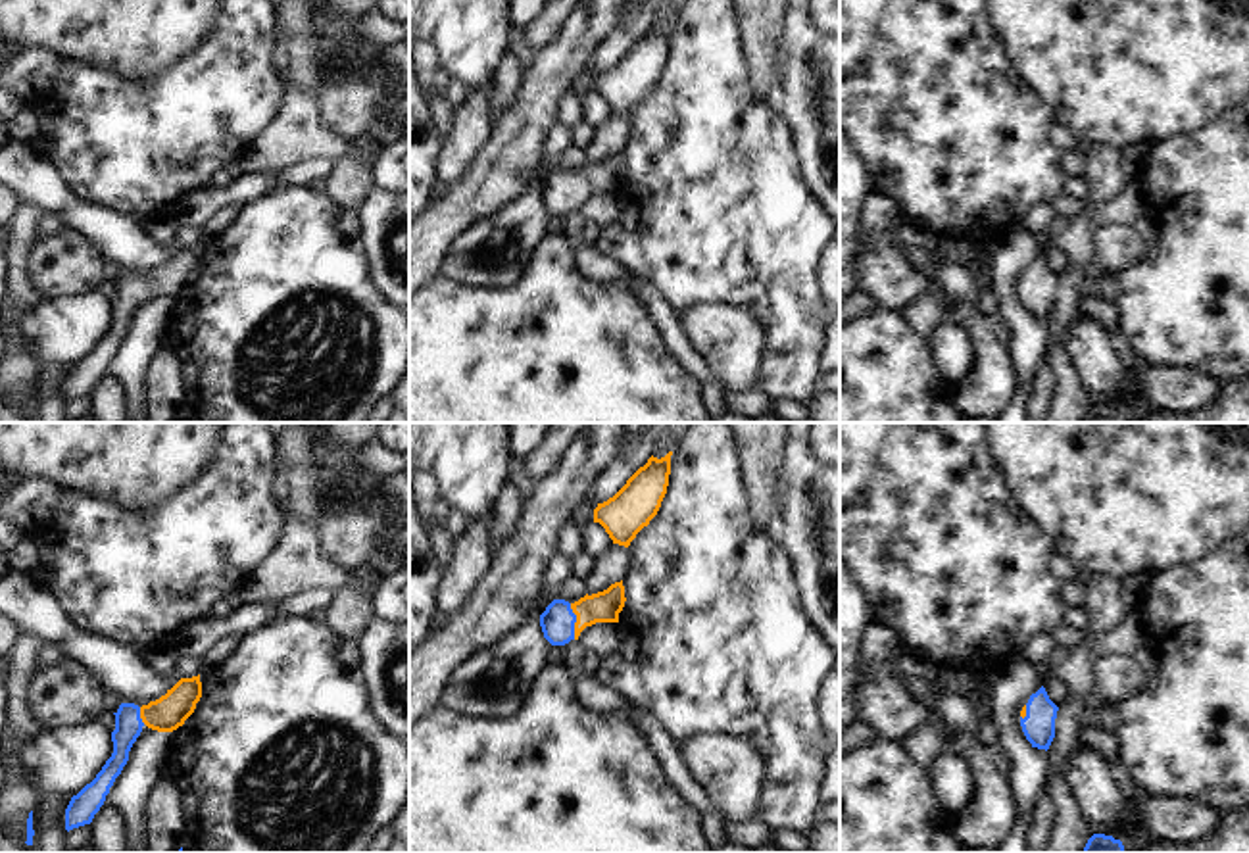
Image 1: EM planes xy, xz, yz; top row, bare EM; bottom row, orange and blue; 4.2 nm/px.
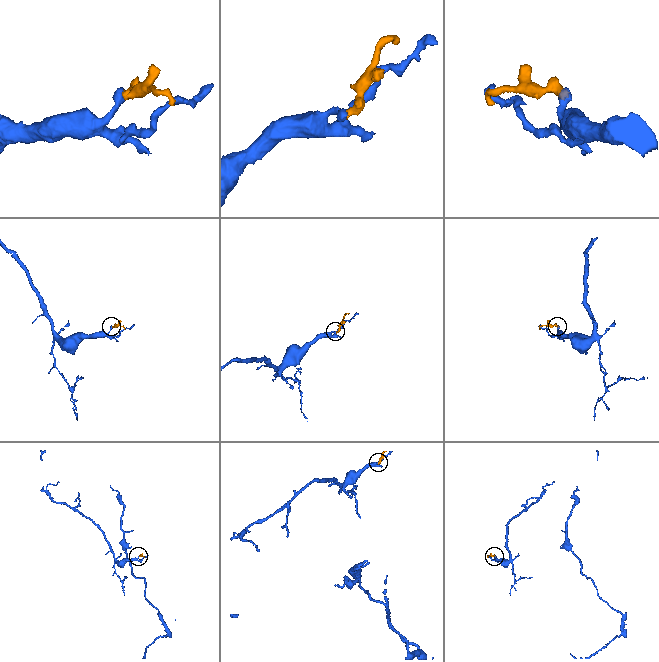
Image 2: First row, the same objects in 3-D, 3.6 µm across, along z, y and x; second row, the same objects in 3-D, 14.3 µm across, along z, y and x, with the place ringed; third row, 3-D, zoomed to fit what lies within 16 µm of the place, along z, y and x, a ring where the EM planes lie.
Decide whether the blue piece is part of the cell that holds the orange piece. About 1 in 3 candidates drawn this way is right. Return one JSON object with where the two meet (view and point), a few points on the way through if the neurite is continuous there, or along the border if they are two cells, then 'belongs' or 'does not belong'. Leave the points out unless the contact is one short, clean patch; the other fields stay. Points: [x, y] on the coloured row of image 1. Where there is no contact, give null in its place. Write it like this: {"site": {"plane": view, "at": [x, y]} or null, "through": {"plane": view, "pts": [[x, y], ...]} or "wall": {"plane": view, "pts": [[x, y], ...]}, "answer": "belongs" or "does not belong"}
{"site": {"plane": "xz", "at": [577, 621]}, "through": {"plane": "xz", "pts": [[604, 606], [588, 609], [577, 621], [558, 621]]}, "answer": "belongs"}

